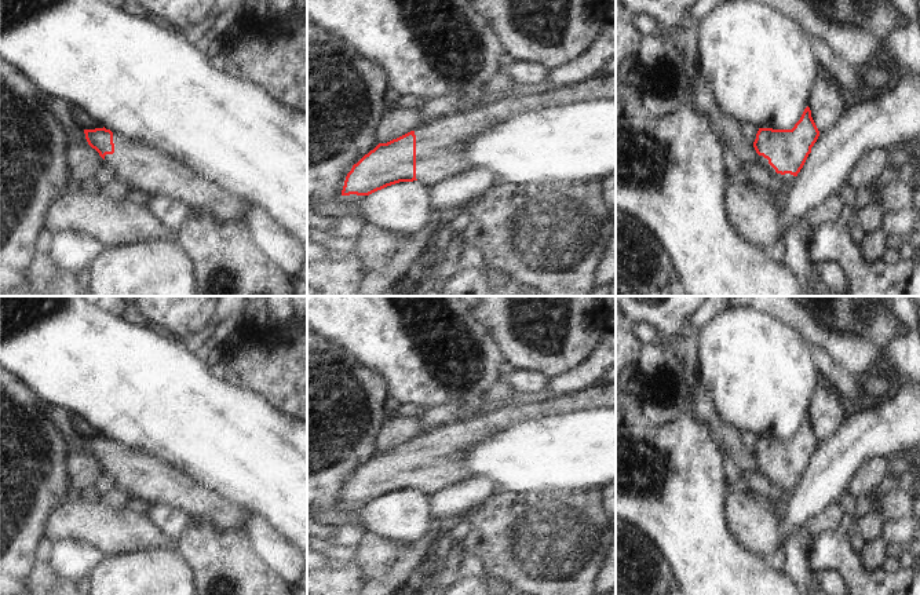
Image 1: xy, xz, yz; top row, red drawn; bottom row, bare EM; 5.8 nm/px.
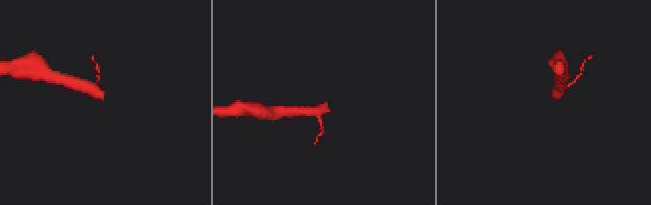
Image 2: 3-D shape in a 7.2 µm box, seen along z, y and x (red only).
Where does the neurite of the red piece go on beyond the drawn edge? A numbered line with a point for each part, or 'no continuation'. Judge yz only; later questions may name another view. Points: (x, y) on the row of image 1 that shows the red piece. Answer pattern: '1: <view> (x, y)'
1: yz (787, 178)

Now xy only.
1: xy (159, 174)

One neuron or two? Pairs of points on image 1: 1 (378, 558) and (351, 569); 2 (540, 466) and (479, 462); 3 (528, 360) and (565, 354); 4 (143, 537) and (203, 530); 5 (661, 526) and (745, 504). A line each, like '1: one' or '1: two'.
1: two
2: one
3: one
4: two
5: two

